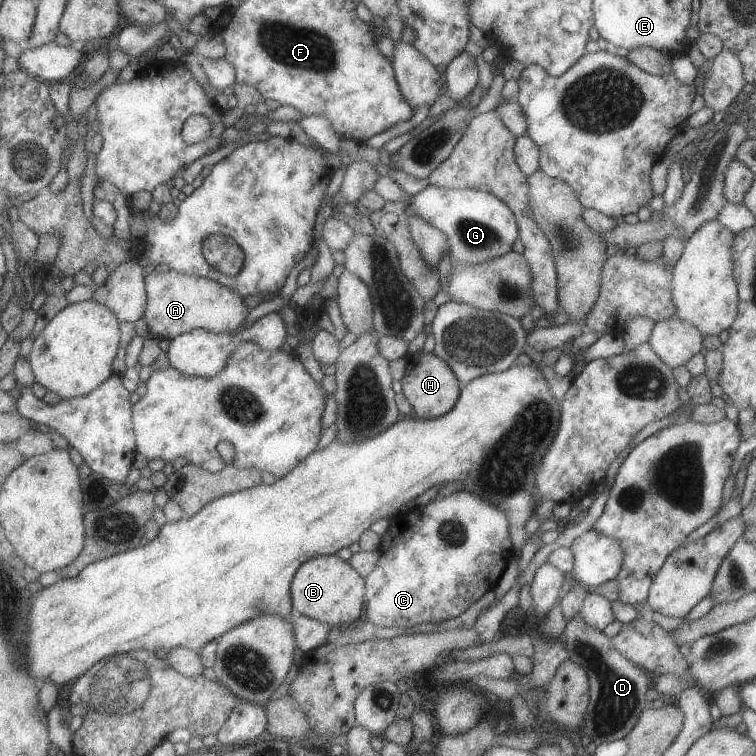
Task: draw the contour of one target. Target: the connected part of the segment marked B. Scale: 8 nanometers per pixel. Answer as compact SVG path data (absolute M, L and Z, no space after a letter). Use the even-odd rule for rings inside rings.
M336 554L318 556L304 562L293 576L290 587L295 614L328 623L332 627L354 624L364 610L365 578L352 568L349 561Z

